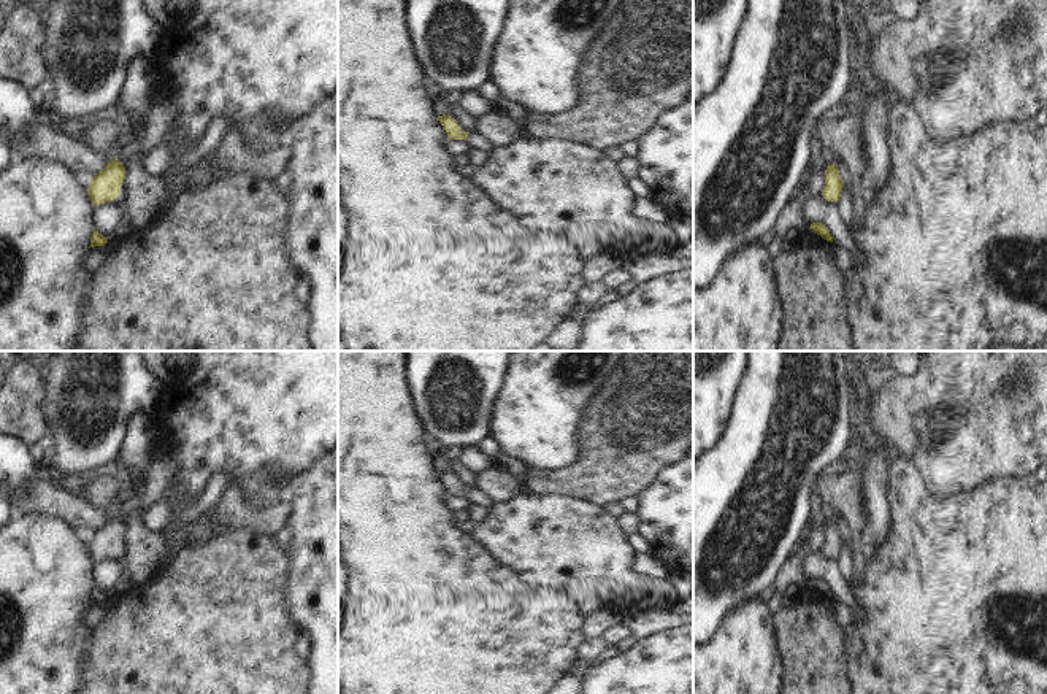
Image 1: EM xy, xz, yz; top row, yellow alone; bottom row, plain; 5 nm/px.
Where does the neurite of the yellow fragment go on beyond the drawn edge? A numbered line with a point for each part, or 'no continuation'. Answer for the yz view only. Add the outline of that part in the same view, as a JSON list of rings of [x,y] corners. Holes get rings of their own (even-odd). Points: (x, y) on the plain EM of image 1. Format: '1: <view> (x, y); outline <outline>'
no continuation

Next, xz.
1: xz (475, 496); outline [[[476,486],[468,488],[468,494],[463,495],[465,499],[470,500],[470,503],[474,503],[477,507],[484,507],[487,510],[490,510],[493,507],[493,500],[489,499],[482,491],[479,491]]]

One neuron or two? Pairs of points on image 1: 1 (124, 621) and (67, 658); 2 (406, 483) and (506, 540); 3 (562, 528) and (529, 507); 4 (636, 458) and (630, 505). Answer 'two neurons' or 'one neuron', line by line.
1: two neurons
2: two neurons
3: one neuron
4: two neurons

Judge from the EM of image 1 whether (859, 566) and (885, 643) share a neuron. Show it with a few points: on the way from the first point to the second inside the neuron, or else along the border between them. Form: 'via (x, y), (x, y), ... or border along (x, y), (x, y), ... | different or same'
border along (868, 562), (865, 578), (854, 585) | different

